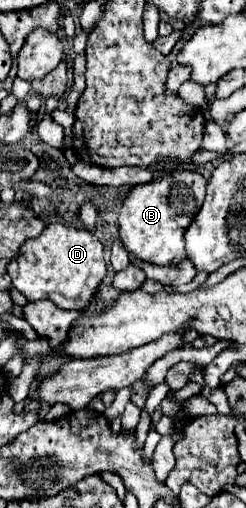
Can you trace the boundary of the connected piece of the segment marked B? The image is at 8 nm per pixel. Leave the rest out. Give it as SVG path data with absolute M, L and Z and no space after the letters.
M177 169L151 183L133 185L119 209L119 237L127 251L153 265L173 265L185 259L183 233L201 209L207 181L193 169Z

